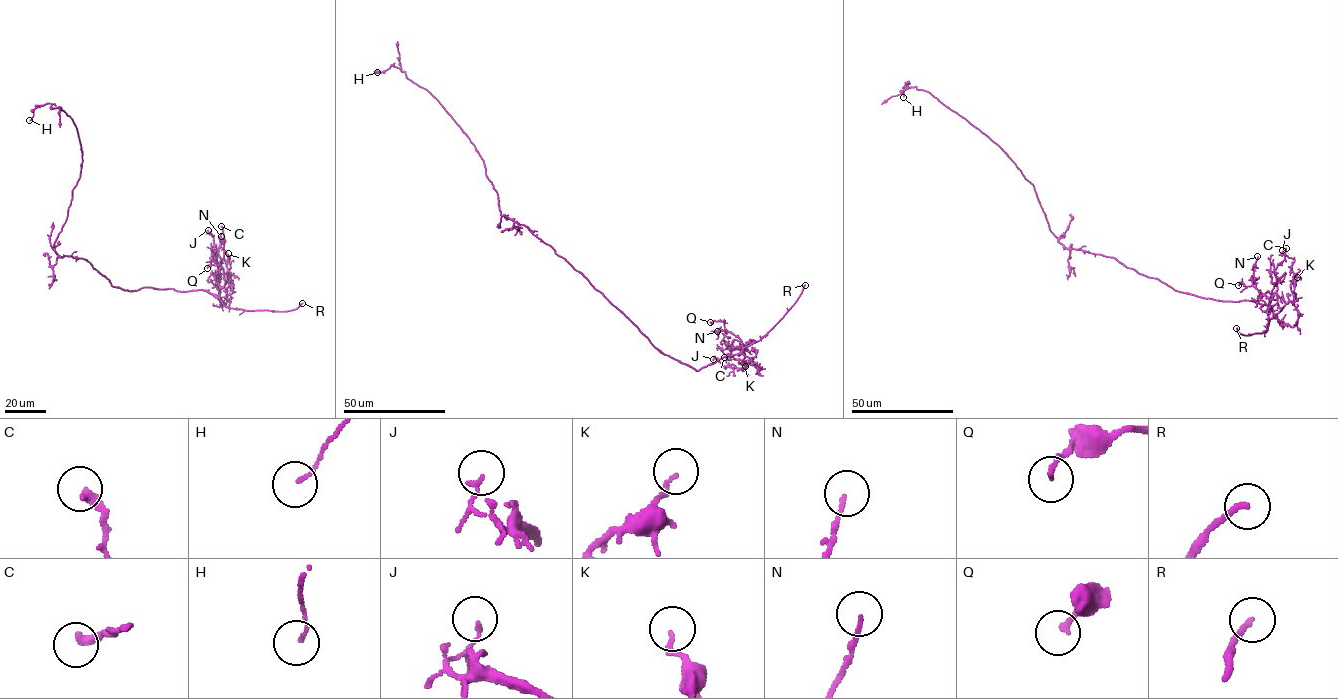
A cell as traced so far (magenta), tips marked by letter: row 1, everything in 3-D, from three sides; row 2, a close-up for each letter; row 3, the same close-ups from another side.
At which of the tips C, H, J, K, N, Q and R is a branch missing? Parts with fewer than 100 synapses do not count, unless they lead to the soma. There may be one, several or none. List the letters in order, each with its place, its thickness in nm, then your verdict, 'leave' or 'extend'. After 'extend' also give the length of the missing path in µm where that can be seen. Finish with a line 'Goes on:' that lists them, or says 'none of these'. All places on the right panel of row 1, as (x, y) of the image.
C: at (1286, 248); 320 nm thick; leave
H: at (903, 97); 100 nm thick; leave
J: at (1282, 250); 130 nm thick; leave
K: at (1297, 277); 150 nm thick; leave
N: at (1257, 256); 110 nm thick; leave
Q: at (1238, 285); 160 nm thick; leave
R: at (1236, 328); 200 nm thick; extend; about 30 µm are missing
Goes on: R

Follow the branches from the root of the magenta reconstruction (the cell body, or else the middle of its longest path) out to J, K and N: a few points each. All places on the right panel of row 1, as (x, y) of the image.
J: (1108, 257), (1175, 290), (1273, 306), (1274, 316), (1295, 295), (1294, 260), (1282, 255), (1282, 250)
K: (1108, 257), (1175, 290), (1273, 306), (1275, 317), (1292, 327), (1298, 312), (1290, 285), (1297, 277)
N: (1108, 257), (1175, 290), (1273, 306), (1271, 318), (1255, 287), (1253, 268), (1257, 256)

